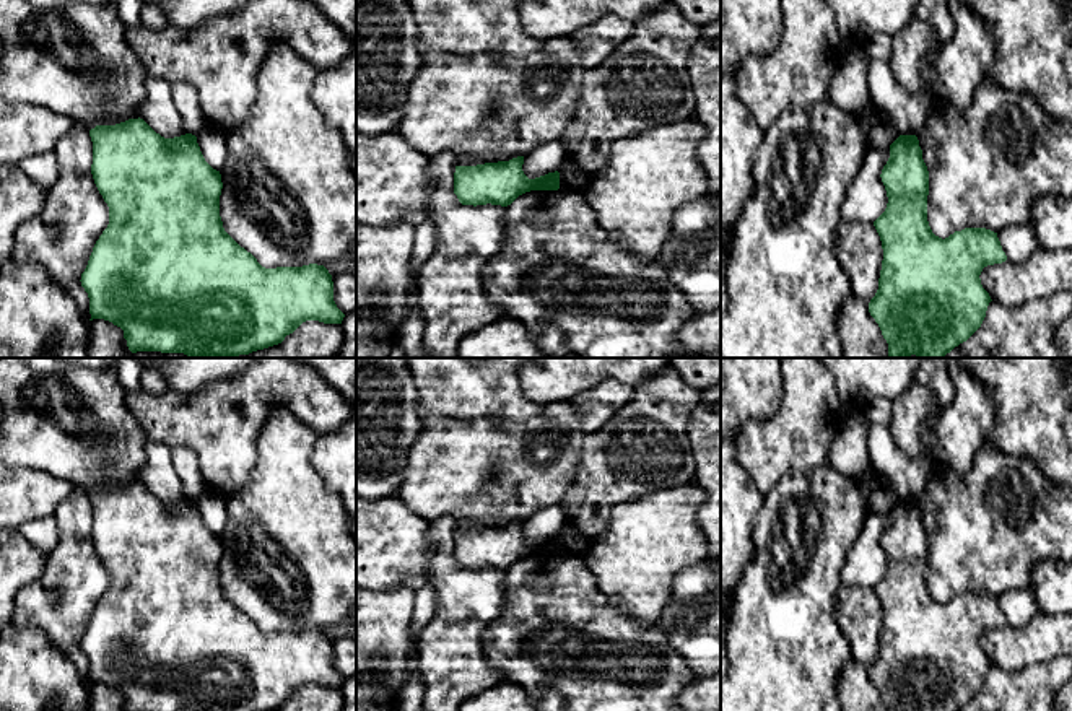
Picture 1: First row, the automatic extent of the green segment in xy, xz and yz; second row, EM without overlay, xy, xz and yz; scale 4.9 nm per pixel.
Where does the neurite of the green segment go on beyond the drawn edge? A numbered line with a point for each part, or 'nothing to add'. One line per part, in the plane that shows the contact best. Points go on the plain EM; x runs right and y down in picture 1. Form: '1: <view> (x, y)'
nothing to add

